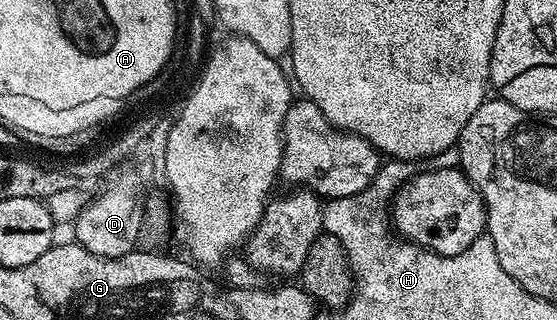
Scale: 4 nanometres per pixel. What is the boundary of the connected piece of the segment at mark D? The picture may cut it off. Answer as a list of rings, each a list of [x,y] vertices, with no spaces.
[[[120,173],[96,198],[89,200],[77,215],[74,222],[76,229],[75,244],[81,245],[86,251],[90,251],[99,257],[106,259],[118,259],[122,255],[133,252],[137,248],[136,240],[142,237],[142,228],[145,220],[145,202],[140,199],[140,185],[136,182],[136,177],[132,173]]]

